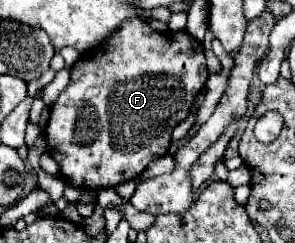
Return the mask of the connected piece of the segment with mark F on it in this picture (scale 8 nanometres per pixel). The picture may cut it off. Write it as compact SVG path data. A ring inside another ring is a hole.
M143 19L125 21L113 37L73 65L71 83L51 107L45 139L47 151L53 153L53 159L59 163L63 179L75 187L103 189L141 175L153 159L167 153L171 131L189 115L191 103L203 91L207 77L205 49L199 41L193 41L187 31L159 33Z

